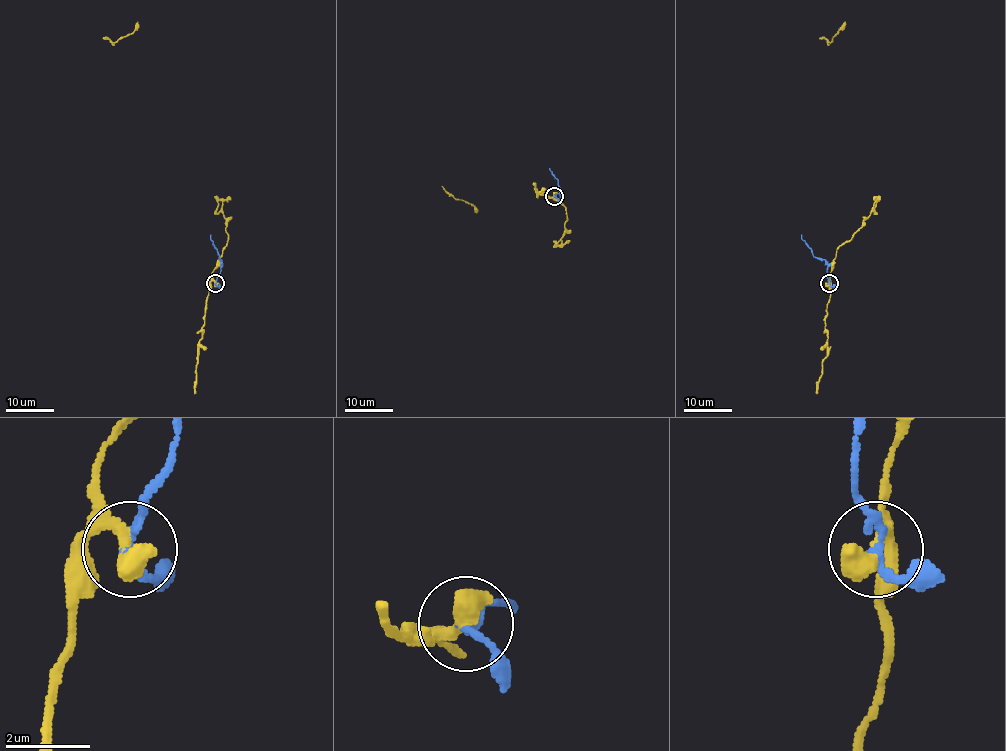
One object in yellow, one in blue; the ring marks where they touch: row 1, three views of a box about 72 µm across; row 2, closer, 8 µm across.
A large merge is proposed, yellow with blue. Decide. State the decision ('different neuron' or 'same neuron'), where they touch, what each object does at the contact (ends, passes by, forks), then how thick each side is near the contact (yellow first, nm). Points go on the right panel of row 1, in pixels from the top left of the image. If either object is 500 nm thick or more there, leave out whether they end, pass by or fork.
different neuron | (829, 283) | yellow passes by | blue passes by | 380/180 nm

